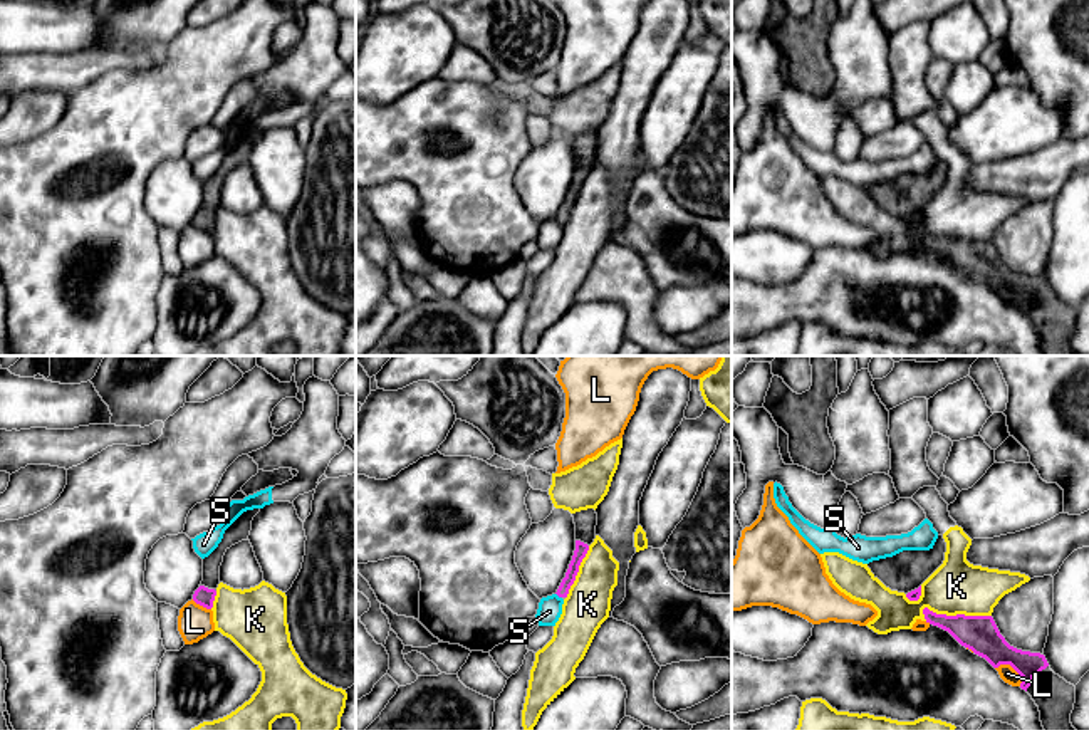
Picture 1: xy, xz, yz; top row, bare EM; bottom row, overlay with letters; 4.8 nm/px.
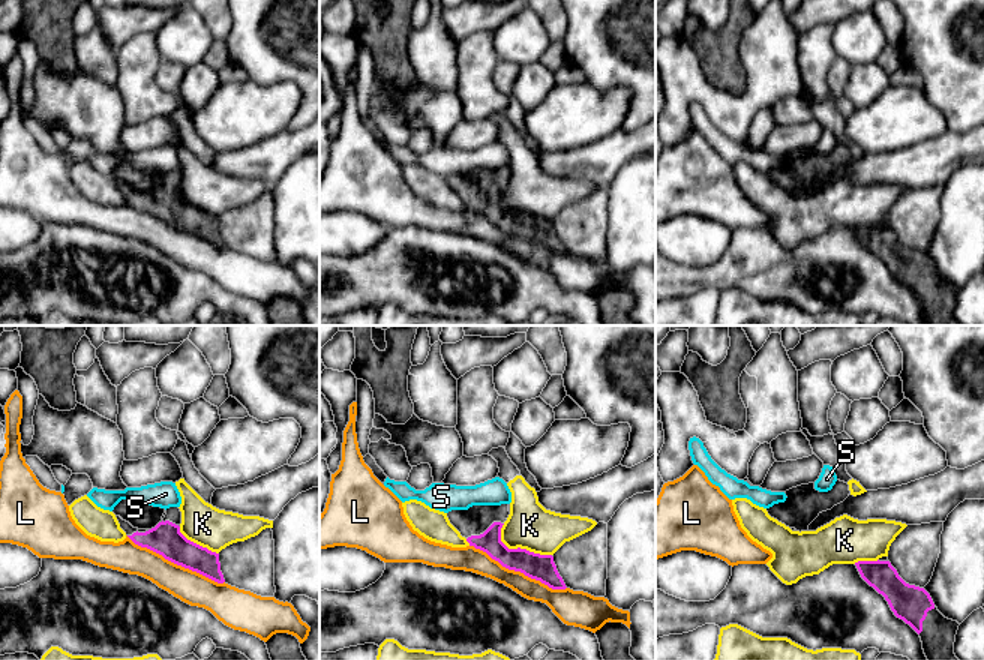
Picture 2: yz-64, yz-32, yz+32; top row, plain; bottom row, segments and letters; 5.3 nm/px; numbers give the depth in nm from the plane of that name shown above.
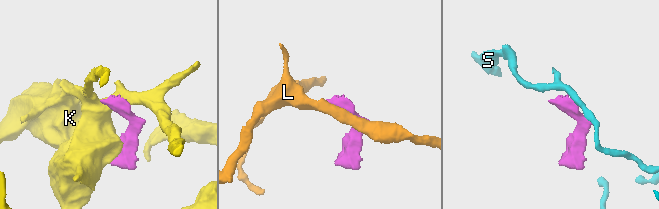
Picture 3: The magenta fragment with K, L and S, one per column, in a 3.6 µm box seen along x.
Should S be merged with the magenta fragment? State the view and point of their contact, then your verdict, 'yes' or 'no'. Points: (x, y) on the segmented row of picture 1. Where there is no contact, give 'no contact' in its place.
contact xz (559, 596); no

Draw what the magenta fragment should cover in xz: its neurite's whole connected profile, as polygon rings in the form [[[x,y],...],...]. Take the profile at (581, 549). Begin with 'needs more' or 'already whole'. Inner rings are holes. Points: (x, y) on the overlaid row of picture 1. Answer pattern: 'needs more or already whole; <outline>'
needs more; [[[594,508],[576,512],[572,514],[572,517],[576,524],[576,550],[565,572],[565,577],[562,579],[555,592],[559,597],[567,597],[569,589],[574,584],[576,576],[579,572],[579,566],[586,557],[589,545],[596,539],[597,514]]]

